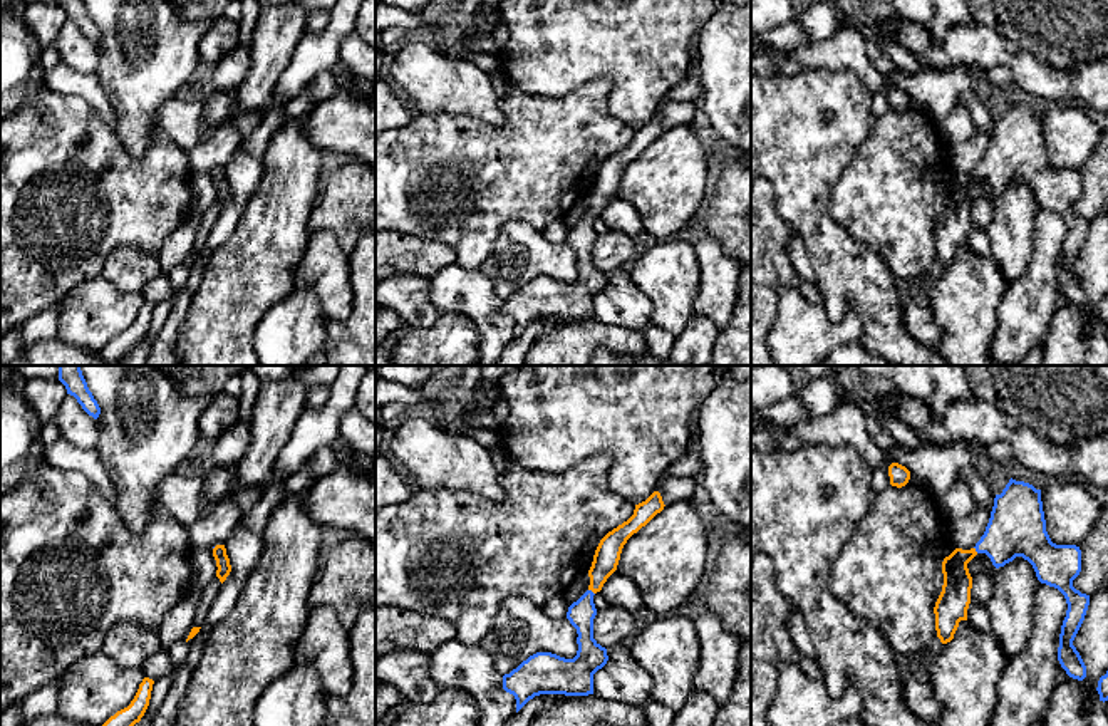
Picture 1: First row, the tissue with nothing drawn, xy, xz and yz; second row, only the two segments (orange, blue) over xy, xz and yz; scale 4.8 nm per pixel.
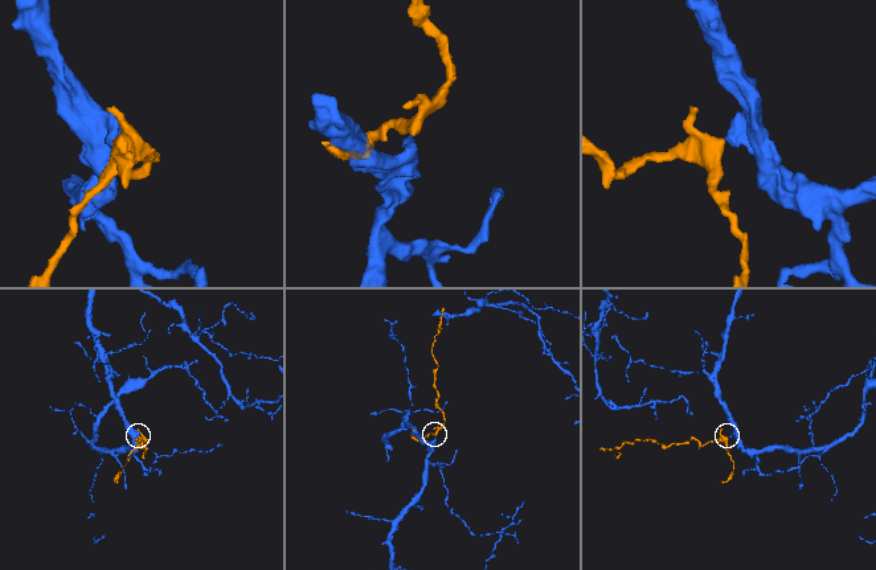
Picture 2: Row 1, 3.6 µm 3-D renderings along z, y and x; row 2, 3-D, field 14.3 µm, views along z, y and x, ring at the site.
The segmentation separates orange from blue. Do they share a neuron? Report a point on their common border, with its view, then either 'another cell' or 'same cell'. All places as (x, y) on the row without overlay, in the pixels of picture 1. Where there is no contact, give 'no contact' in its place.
xz (592, 215) | same cell

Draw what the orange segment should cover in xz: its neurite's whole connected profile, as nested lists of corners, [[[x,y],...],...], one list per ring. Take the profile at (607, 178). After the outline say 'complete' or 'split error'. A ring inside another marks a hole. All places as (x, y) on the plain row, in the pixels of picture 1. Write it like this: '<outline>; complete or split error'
[[[654,116],[645,126],[635,129],[634,139],[627,146],[600,164],[588,194],[588,215],[567,236],[567,243],[578,258],[577,280],[565,283],[551,277],[536,277],[503,300],[503,314],[515,320],[516,337],[540,319],[593,319],[593,298],[608,285],[607,273],[593,263],[593,243],[597,240],[593,220],[602,215],[607,203],[617,194],[627,164],[660,137],[664,131],[660,117]]]; split error

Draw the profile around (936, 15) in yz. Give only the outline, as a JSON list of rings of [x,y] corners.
[[[880,0],[893,8],[895,17],[929,30],[942,42],[952,27],[974,23],[966,0]]]

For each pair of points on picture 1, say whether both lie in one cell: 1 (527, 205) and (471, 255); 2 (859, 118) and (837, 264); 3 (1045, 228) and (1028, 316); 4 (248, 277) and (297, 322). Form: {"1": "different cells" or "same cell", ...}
{"1": "same cell", "2": "same cell", "3": "same cell", "4": "different cells"}

